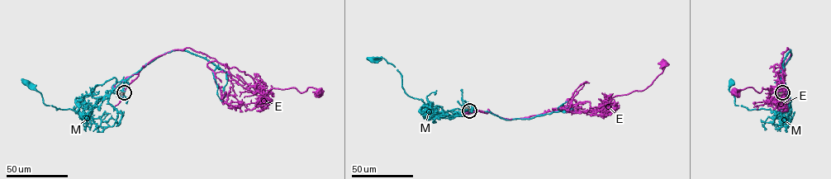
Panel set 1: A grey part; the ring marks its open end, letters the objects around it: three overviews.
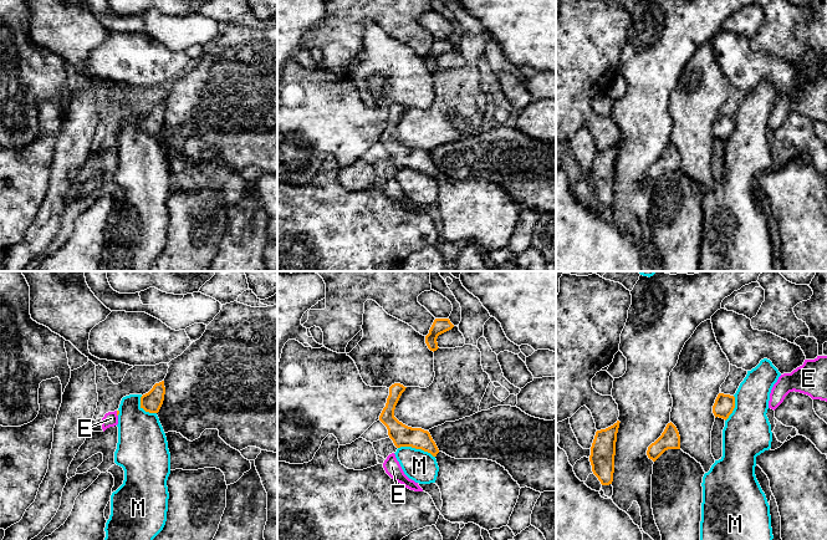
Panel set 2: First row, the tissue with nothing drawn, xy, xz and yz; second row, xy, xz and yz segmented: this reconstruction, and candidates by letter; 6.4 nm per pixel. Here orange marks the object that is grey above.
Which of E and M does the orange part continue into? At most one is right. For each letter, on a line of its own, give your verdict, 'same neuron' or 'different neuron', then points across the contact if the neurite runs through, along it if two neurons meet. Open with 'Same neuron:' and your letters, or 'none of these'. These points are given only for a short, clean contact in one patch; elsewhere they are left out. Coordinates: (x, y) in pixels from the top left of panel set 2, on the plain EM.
Same neuron: none of these
E: different neuron | along xy (116, 132), (117, 137)
M: different neuron | along xz (398, 168), (420, 169), (434, 178)

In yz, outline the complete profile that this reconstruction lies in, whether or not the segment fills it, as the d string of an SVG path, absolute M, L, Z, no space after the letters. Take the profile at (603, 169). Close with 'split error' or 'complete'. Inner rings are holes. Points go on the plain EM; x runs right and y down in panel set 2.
M619 142L613 147L596 153L589 183L593 195L602 207L609 207L613 203L616 163L619 149Z; complete

